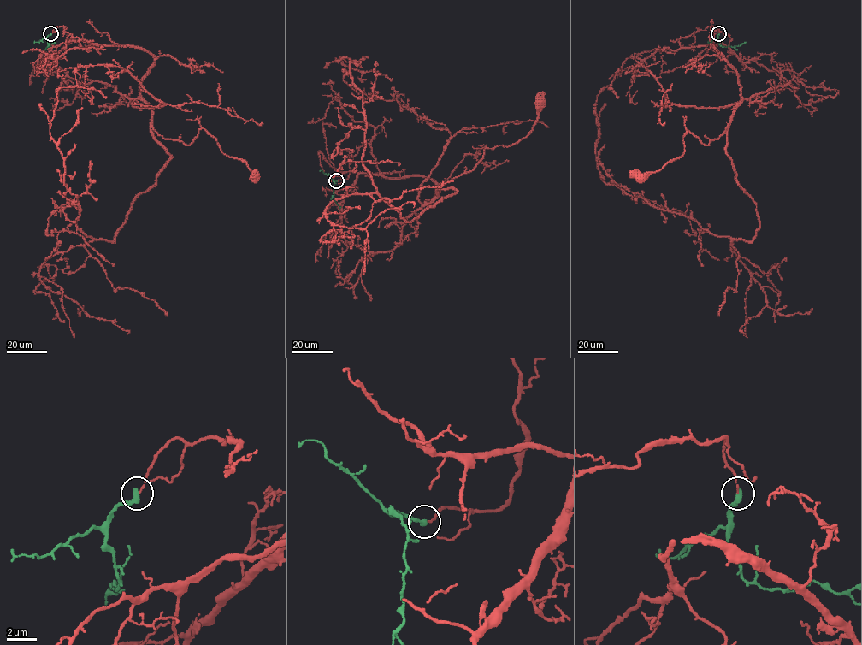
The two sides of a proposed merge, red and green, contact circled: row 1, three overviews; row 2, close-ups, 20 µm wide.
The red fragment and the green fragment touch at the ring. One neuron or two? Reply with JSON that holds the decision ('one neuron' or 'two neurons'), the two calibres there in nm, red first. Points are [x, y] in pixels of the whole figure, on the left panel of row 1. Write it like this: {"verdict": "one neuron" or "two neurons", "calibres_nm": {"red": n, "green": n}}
{"verdict": "two neurons", "calibres_nm": {"red": 100, "green": 400}}

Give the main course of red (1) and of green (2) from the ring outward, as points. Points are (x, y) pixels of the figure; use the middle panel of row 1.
1: (337, 181), (364, 141), (383, 175), (432, 179), (439, 191), (429, 203), (486, 148), (525, 138), (540, 103)
2: (337, 181), (332, 180), (333, 197), (340, 208)

